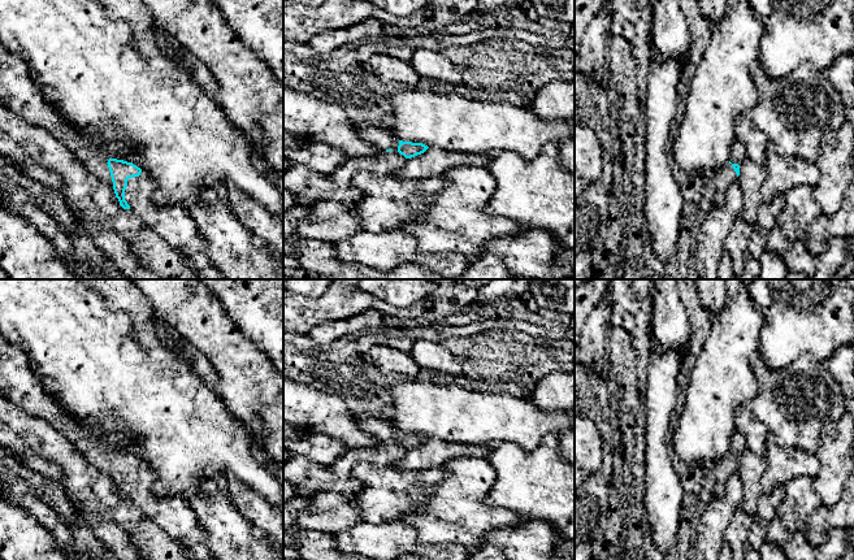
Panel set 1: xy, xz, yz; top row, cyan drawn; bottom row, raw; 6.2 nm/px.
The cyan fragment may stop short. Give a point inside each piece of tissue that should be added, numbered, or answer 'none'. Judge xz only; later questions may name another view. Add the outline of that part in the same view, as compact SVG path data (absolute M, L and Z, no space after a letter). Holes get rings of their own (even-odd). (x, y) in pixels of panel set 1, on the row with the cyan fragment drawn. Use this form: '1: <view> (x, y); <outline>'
1: xz (382, 138); M360 127L356 129L357 134L376 146L381 152L393 149L398 152L399 139L395 138L390 129L383 127Z

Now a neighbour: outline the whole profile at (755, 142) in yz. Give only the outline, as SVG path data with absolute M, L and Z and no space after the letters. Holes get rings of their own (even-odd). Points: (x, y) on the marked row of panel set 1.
M749 113L734 121L734 136L745 146L745 157L764 166L767 149L771 146L768 138L751 122Z

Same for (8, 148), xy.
M0 130L0 156L6 157L30 181L36 182L56 195L62 196L61 177L49 169L42 168L27 159L19 146L4 131Z

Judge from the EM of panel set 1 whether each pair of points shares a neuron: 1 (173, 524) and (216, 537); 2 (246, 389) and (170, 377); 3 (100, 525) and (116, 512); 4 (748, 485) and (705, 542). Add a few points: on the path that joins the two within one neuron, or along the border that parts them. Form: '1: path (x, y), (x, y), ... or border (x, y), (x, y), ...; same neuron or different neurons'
1: border (190, 508), (206, 534), (207, 546); different neurons
2: border (204, 355), (217, 377), (216, 394), (230, 411); different neurons
3: border (76, 508), (86, 516), (112, 520), (129, 538); different neurons
4: border (737, 472), (742, 489), (741, 506); different neurons

